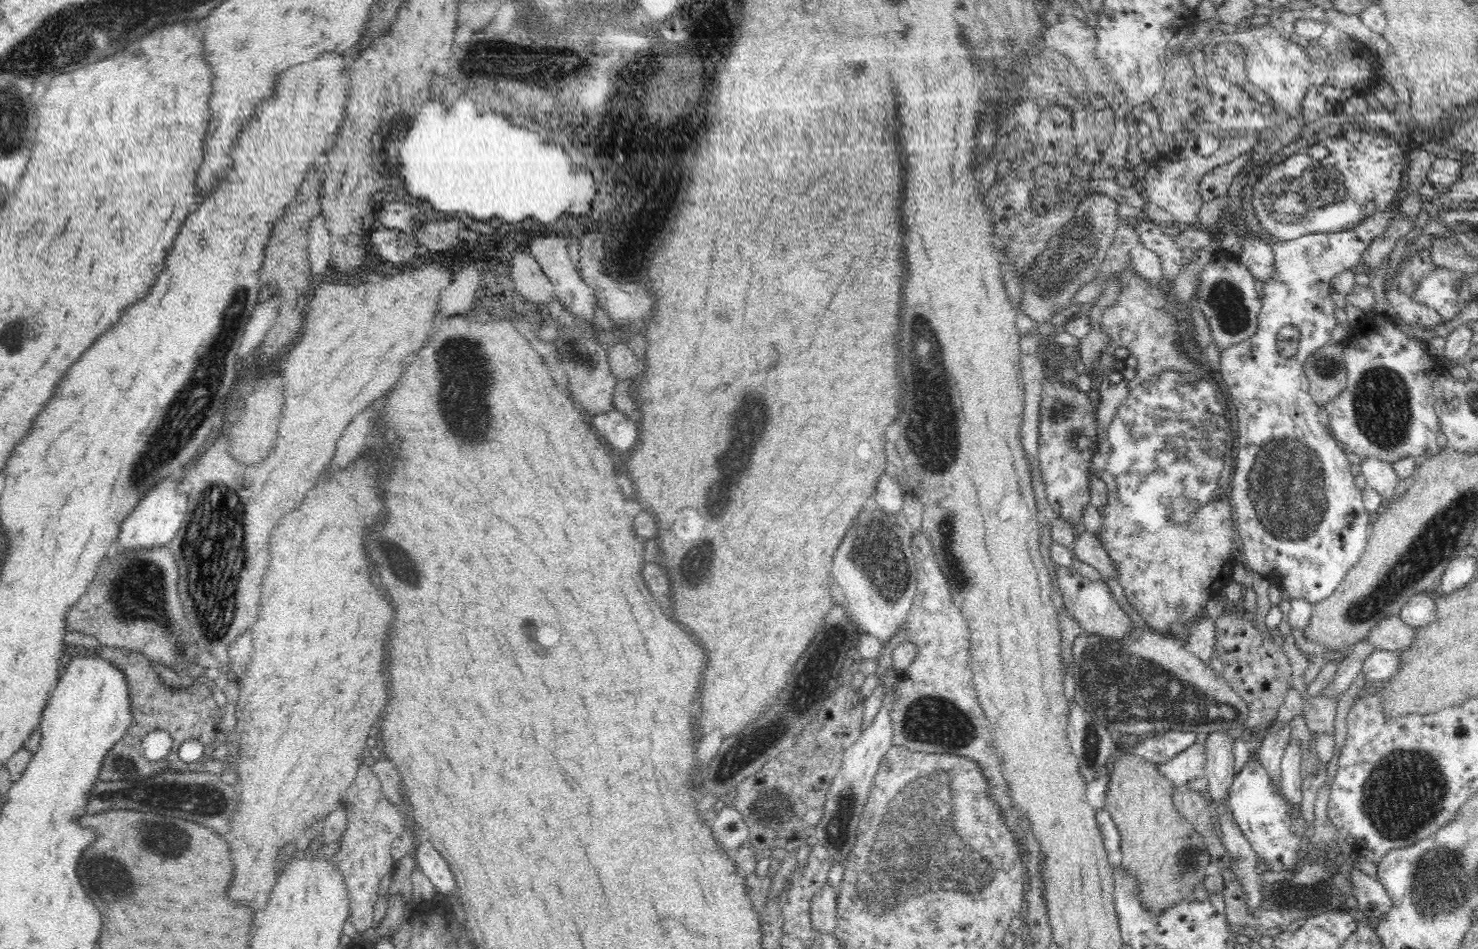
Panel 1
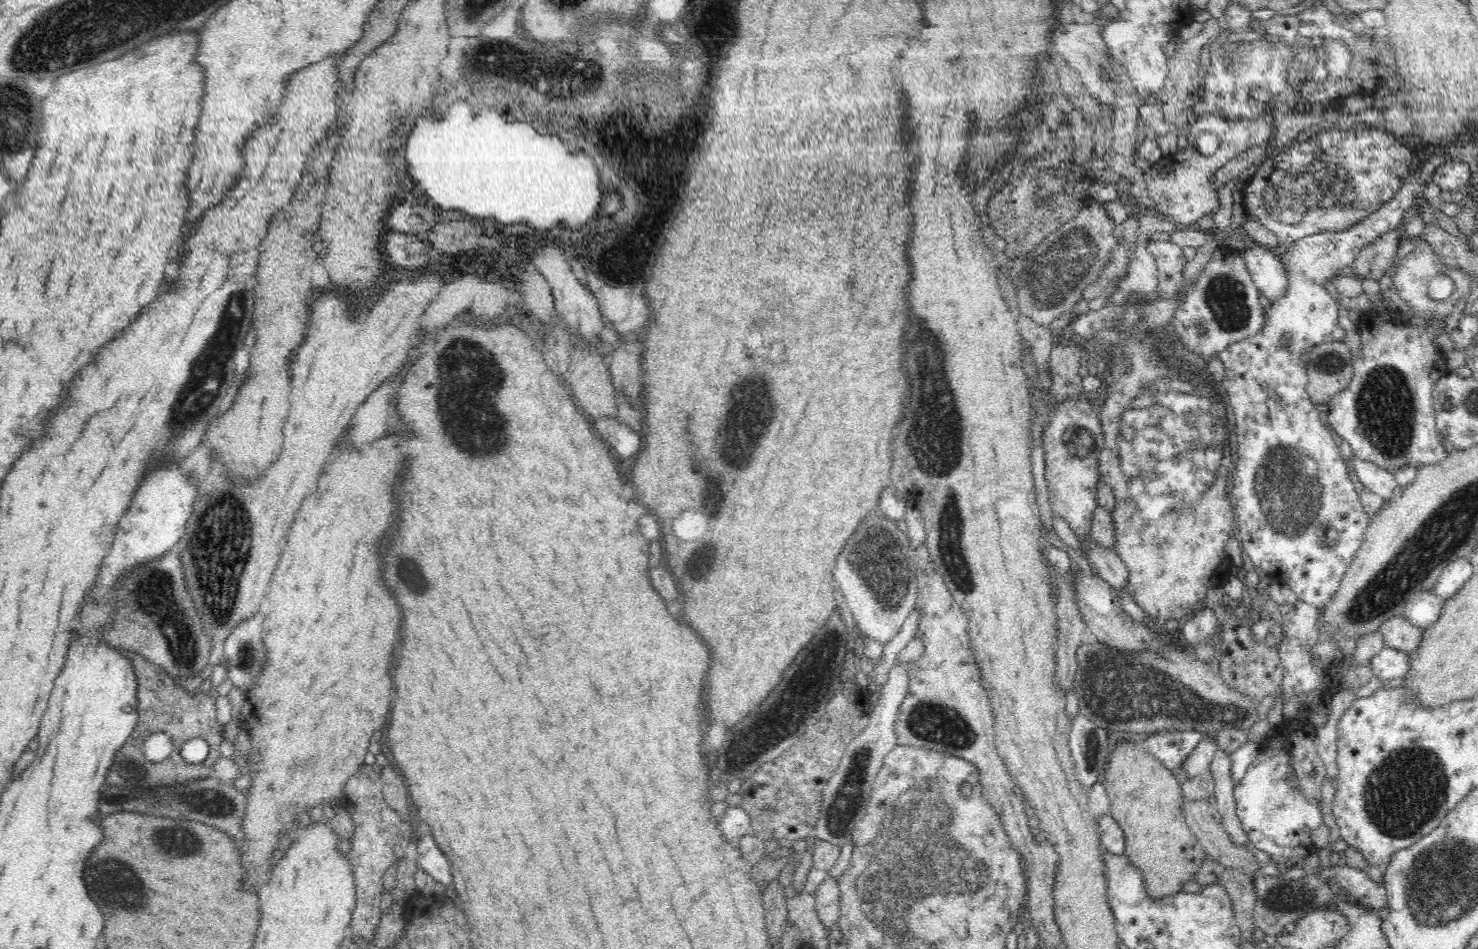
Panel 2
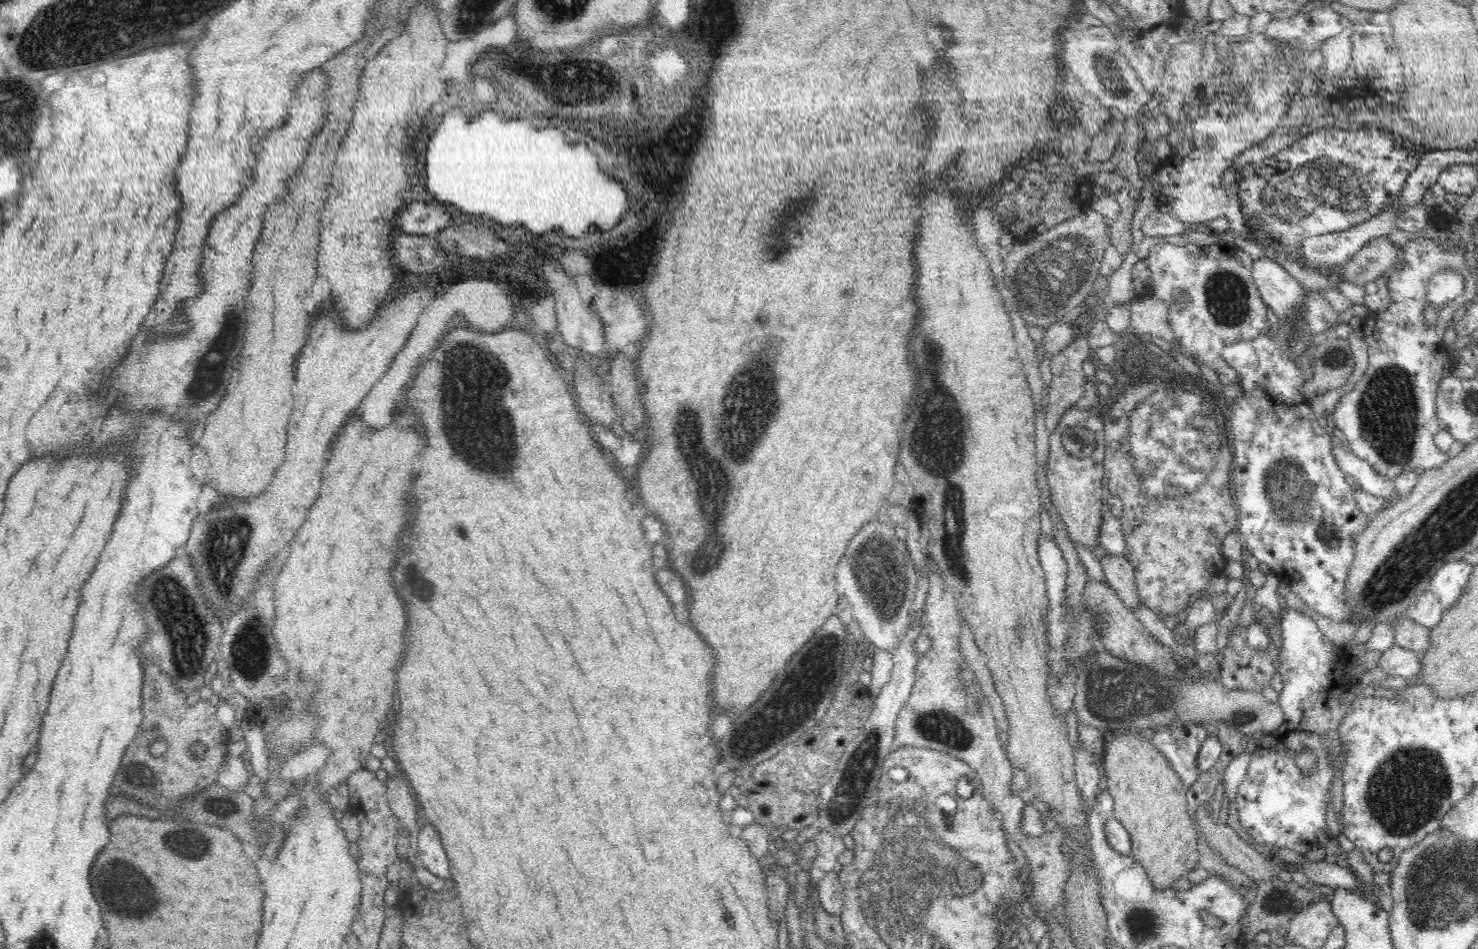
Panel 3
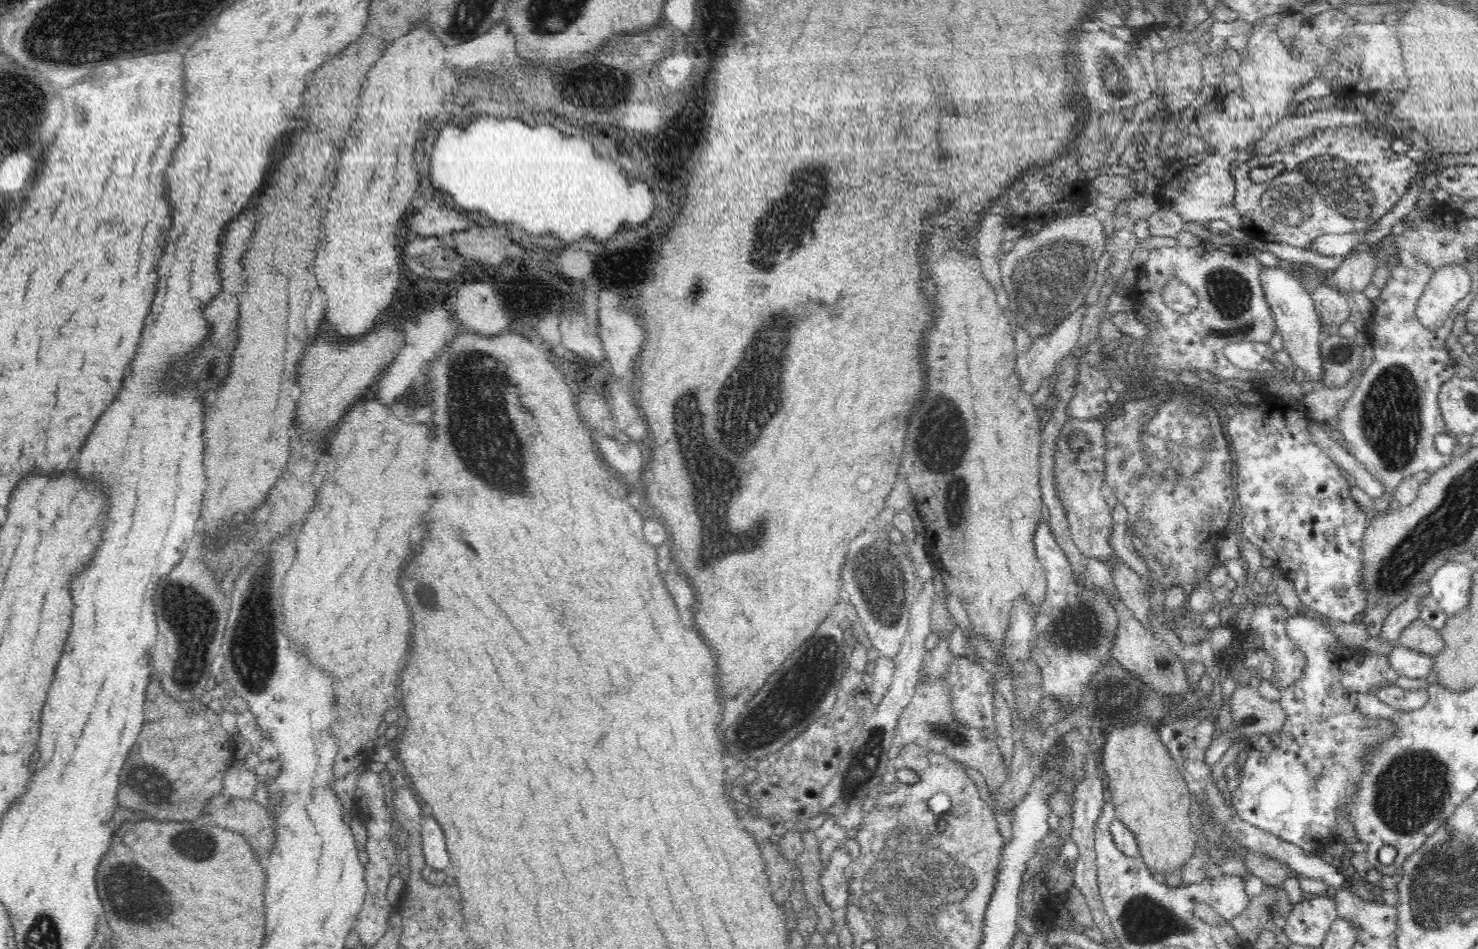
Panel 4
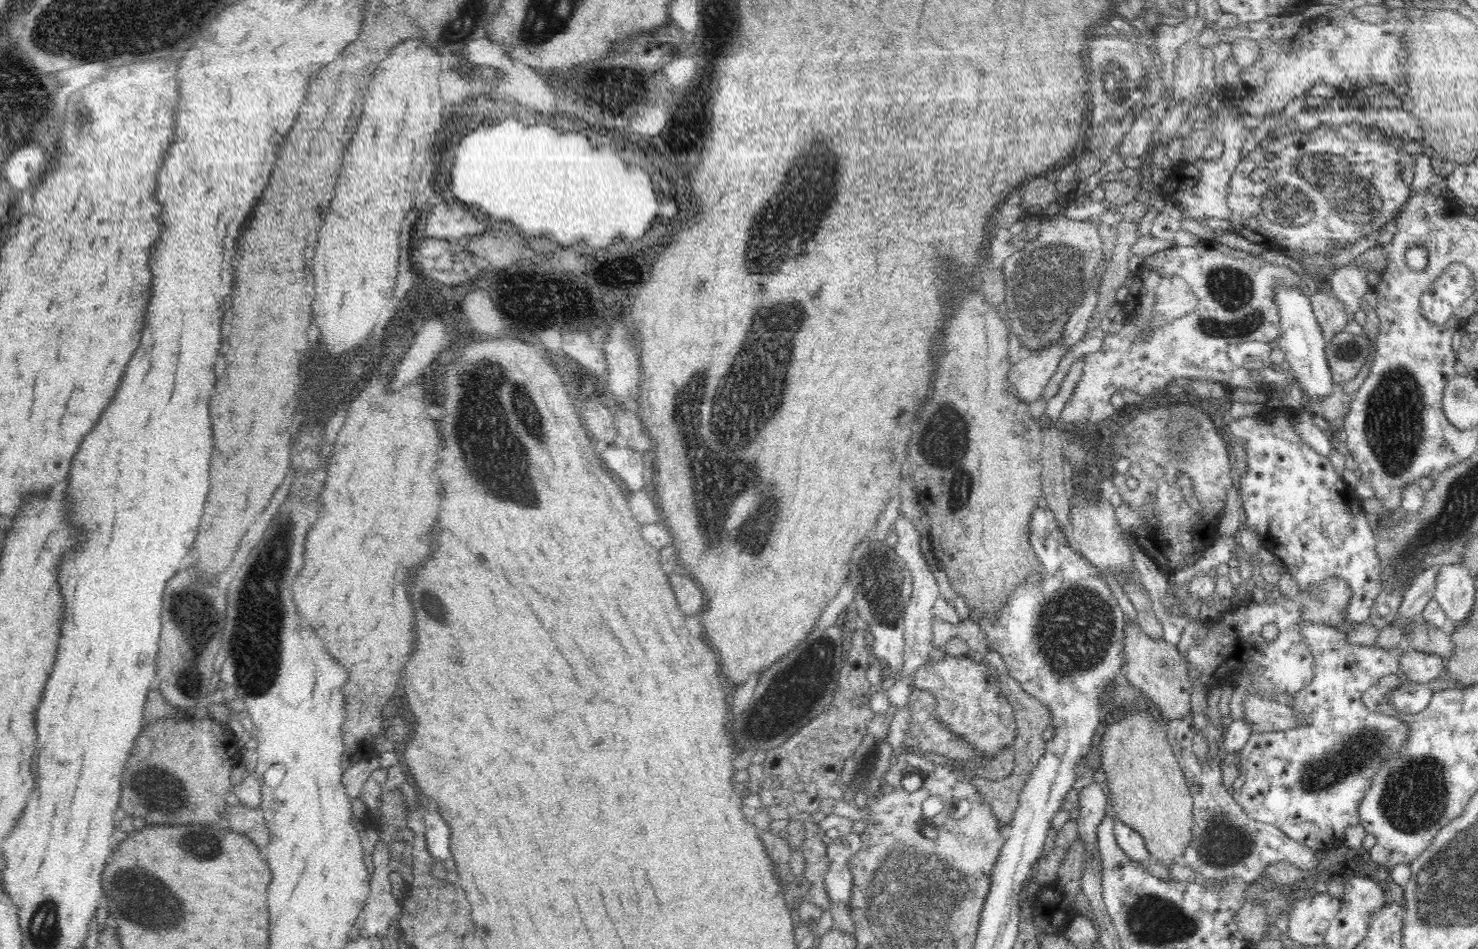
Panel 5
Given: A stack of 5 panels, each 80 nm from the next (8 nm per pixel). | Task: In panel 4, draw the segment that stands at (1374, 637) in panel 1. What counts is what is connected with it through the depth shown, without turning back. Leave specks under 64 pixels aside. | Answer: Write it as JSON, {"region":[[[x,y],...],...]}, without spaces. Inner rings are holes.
{"region":[[[1419,618],[1402,631],[1396,643],[1432,656],[1443,650],[1443,640],[1437,629],[1428,626]]]}

